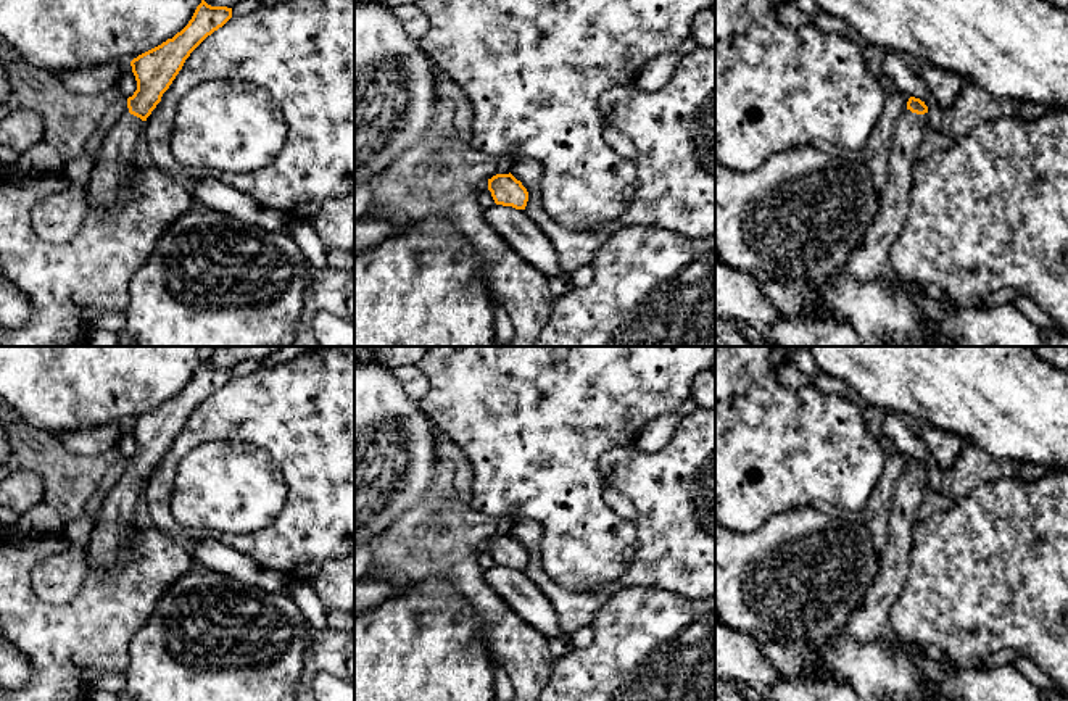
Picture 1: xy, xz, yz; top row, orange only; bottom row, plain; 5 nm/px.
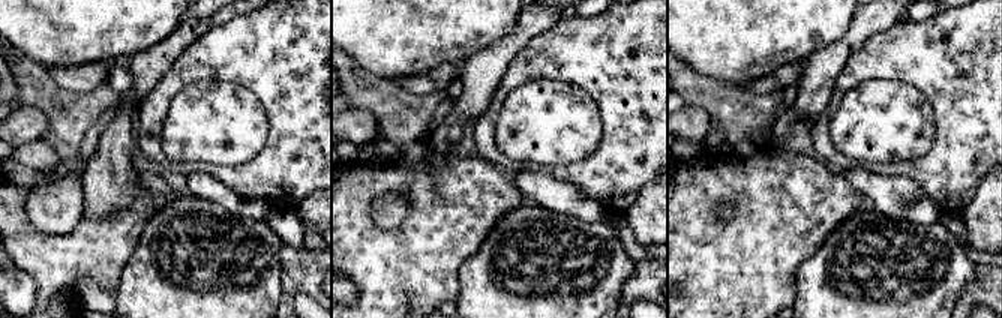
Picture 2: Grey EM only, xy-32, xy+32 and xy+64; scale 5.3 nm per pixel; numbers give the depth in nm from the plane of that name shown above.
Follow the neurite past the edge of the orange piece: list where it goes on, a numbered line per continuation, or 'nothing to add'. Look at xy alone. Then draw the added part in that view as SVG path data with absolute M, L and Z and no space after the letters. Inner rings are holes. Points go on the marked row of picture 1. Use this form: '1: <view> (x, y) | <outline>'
1: xy (111, 173) | M126 106L121 118L105 135L87 185L93 209L98 214L110 213L122 205L119 193L132 182L134 153L143 126L145 121L130 114Z

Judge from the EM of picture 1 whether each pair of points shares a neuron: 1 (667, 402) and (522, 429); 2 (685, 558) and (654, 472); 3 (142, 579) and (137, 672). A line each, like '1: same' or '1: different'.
1: same
2: same
3: different

